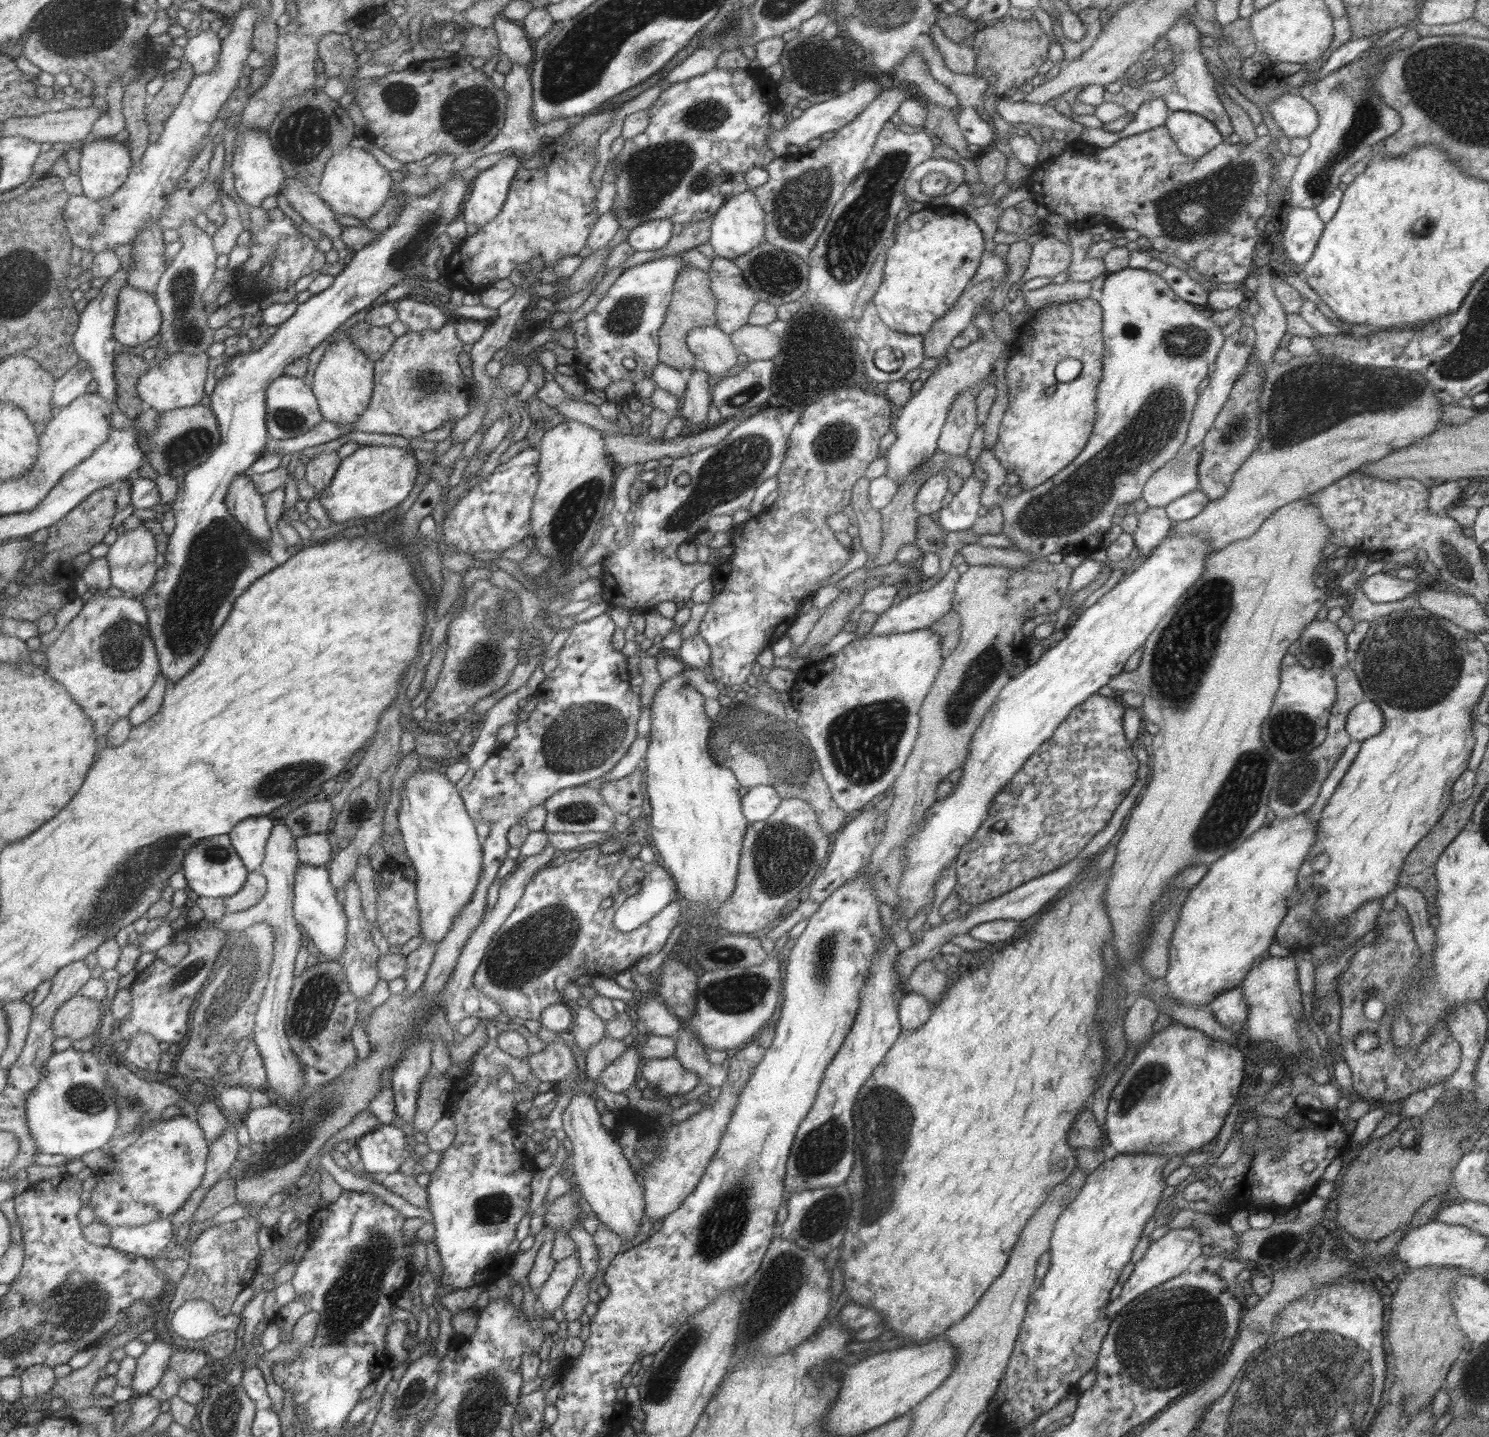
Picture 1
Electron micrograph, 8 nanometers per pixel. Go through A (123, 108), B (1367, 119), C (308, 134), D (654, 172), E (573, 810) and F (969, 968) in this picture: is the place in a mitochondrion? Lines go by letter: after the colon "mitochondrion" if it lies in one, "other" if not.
A: other
B: mitochondrion
C: mitochondrion
D: mitochondrion
E: mitochondrion
F: other

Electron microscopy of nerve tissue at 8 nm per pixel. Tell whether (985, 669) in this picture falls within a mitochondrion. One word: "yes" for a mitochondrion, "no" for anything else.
yes

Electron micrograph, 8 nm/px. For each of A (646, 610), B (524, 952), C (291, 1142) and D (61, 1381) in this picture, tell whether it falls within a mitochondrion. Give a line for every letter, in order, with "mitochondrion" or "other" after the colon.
A: other
B: mitochondrion
C: other
D: other

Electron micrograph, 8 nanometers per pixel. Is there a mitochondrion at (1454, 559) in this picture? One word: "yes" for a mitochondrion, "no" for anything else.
yes

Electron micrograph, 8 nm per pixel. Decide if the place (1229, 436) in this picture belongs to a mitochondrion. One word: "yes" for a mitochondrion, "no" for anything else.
yes

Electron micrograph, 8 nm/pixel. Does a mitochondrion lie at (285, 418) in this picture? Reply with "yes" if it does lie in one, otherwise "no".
yes

